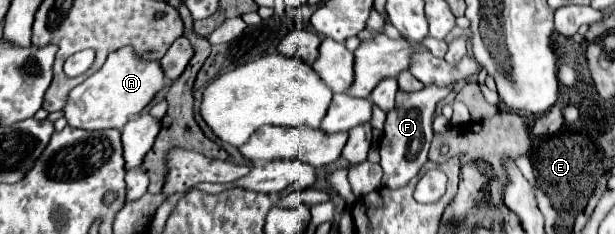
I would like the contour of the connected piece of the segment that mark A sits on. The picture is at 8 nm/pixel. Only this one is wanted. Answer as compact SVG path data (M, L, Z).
M121 47L107 57L97 73L87 77L69 93L69 101L63 113L71 127L89 131L123 129L133 115L139 115L153 101L163 85L165 73L159 61L145 61L135 53L133 47Z

